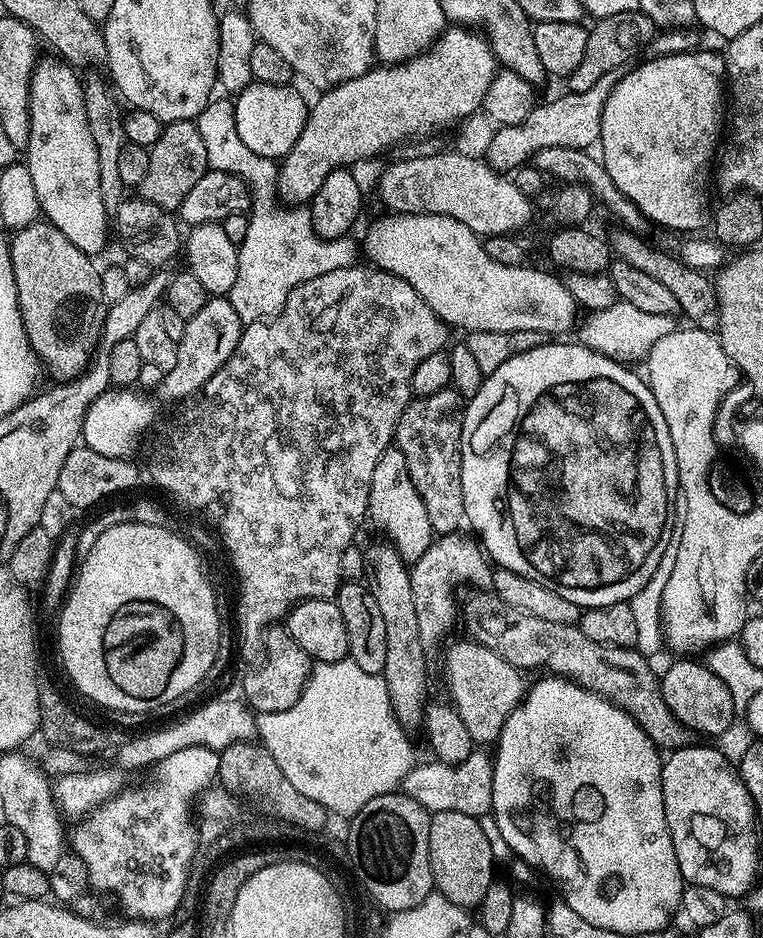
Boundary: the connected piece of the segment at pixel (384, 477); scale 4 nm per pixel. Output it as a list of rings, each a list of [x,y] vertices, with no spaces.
[[[390,446],[386,449],[382,458],[378,458],[378,466],[374,466],[374,478],[370,478],[368,516],[388,535],[387,543],[395,548],[405,562],[422,558],[422,554],[426,554],[432,545],[434,533],[430,526],[430,514],[426,514],[426,506],[418,490],[414,490],[406,458],[398,447]]]

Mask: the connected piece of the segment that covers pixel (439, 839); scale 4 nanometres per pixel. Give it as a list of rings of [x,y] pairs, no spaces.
[[[457,812],[431,813],[430,870],[435,891],[459,908],[479,909],[482,898],[486,898],[486,886],[494,879],[492,873],[492,844],[484,833],[484,828],[477,817]]]

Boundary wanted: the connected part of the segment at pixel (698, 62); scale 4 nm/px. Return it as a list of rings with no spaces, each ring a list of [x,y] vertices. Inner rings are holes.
[[[700,51],[656,54],[651,57],[653,60],[638,65],[633,72],[625,71],[625,76],[621,75],[612,87],[602,110],[602,130],[598,141],[598,148],[604,151],[604,168],[610,178],[614,178],[614,186],[630,198],[645,219],[653,219],[676,232],[690,232],[686,234],[695,233],[692,231],[704,220],[710,169],[722,136],[720,111],[724,104],[726,108],[724,57],[719,51]]]

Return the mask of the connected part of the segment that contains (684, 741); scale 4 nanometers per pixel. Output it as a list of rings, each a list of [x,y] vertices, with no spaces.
[[[484,592],[481,594],[476,594],[476,597],[473,598],[472,601],[469,602],[468,605],[463,605],[462,614],[466,616],[466,620],[468,622],[468,630],[472,634],[471,639],[475,641],[475,643],[481,644],[482,646],[486,646],[489,650],[491,650],[494,654],[498,654],[502,658],[506,658],[506,662],[510,662],[518,669],[527,670],[527,668],[545,668],[543,671],[545,673],[551,674],[553,676],[559,676],[563,679],[572,681],[573,684],[577,684],[580,688],[585,688],[588,692],[593,692],[594,694],[598,694],[602,699],[609,700],[612,704],[617,704],[623,712],[626,713],[630,718],[634,718],[634,722],[640,729],[642,729],[645,734],[650,738],[650,742],[655,744],[657,749],[665,750],[664,748],[668,748],[667,750],[675,750],[677,748],[686,748],[689,747],[693,743],[692,738],[694,738],[694,732],[692,729],[688,728],[675,714],[670,710],[670,706],[666,706],[666,698],[662,698],[662,690],[660,689],[660,682],[657,676],[657,673],[652,673],[652,668],[647,664],[645,657],[641,655],[641,653],[631,649],[631,648],[611,648],[610,646],[606,646],[605,644],[599,644],[598,642],[590,642],[590,638],[586,638],[586,634],[582,634],[582,630],[580,627],[574,624],[559,624],[558,622],[545,622],[542,618],[534,618],[530,614],[522,614],[518,610],[514,610],[513,608],[508,608],[502,603],[501,600],[494,594]]]

